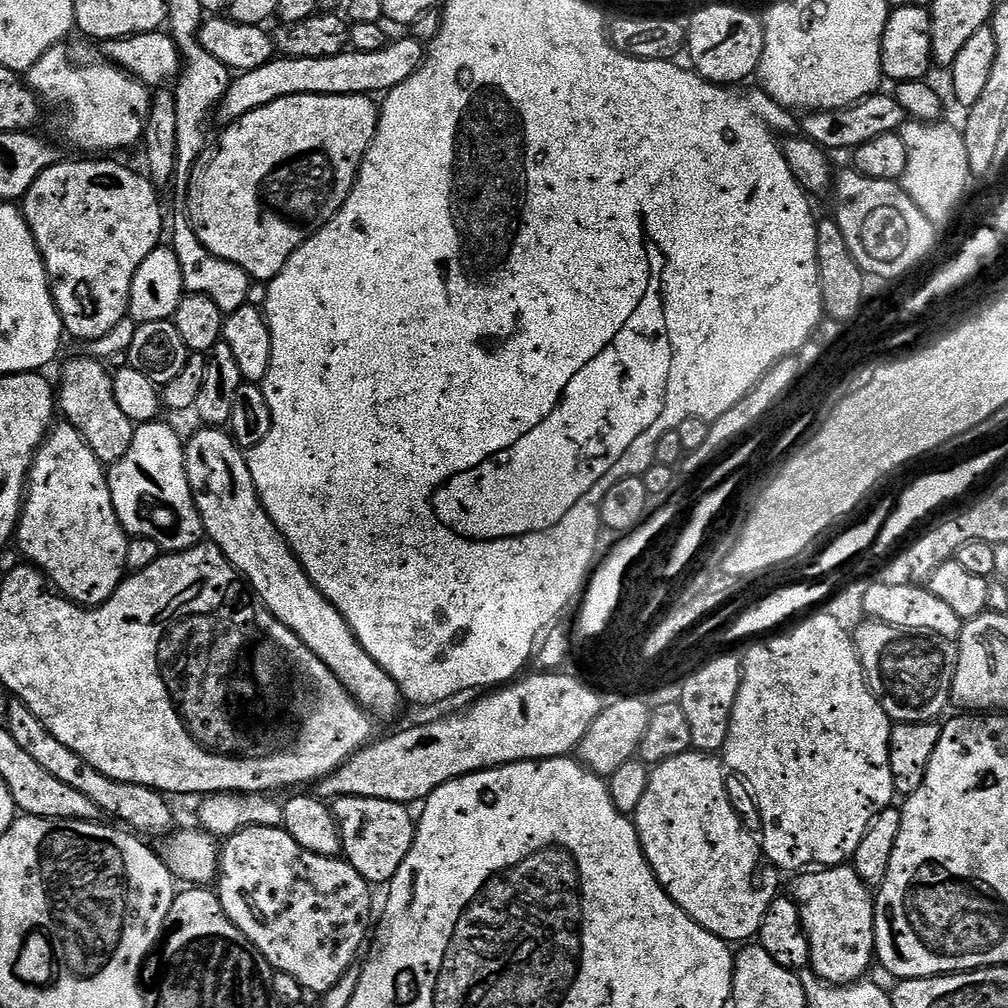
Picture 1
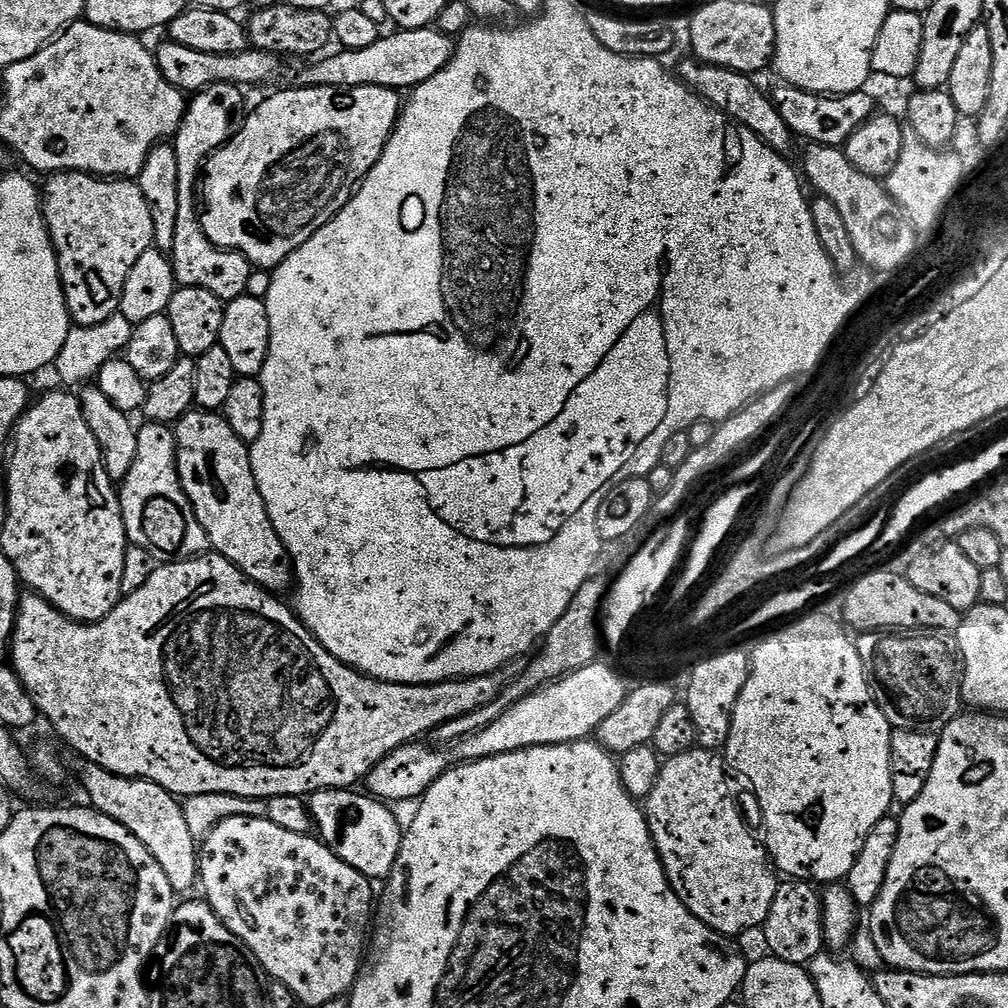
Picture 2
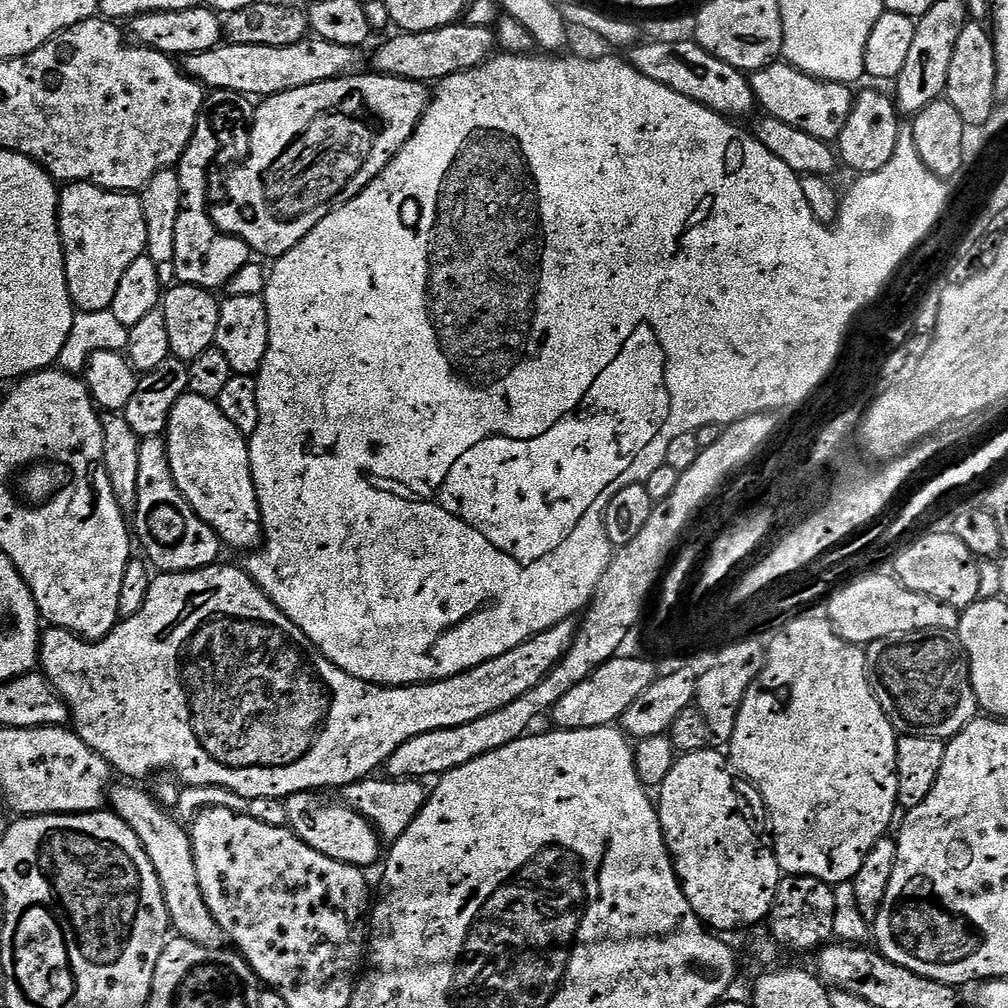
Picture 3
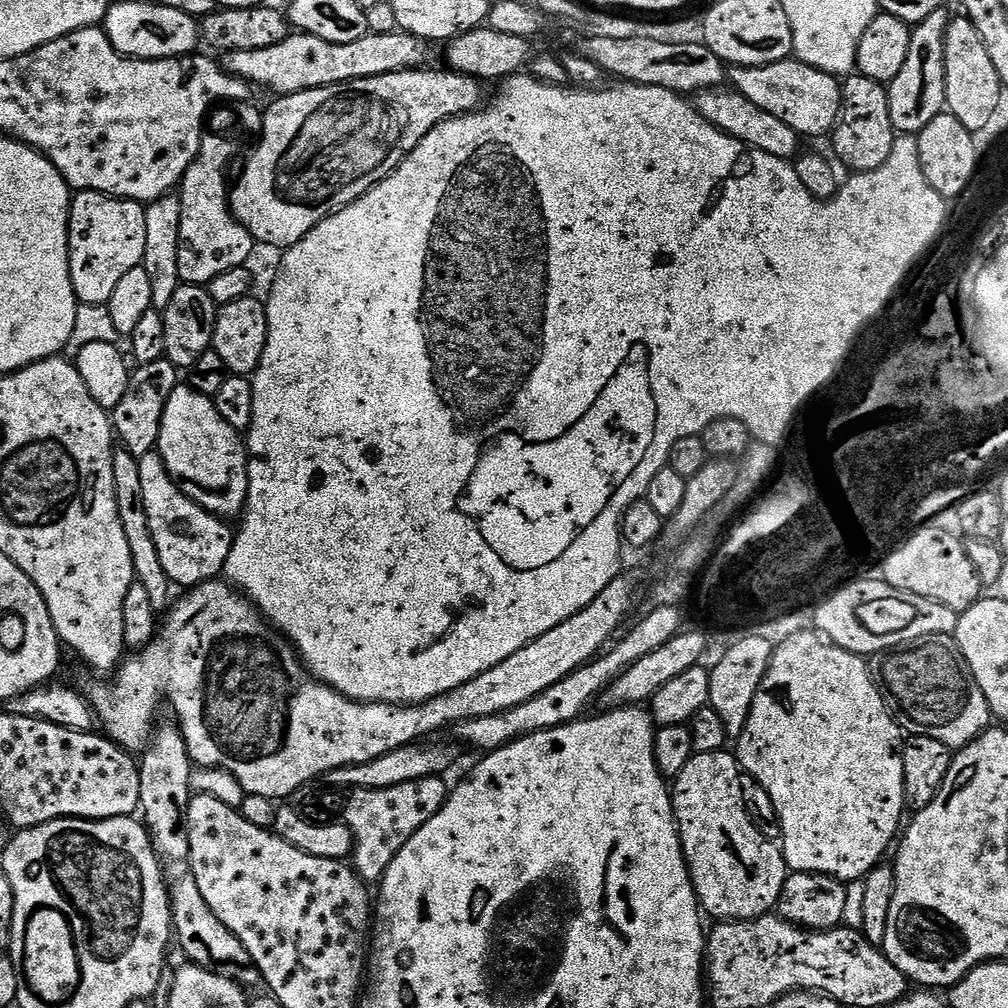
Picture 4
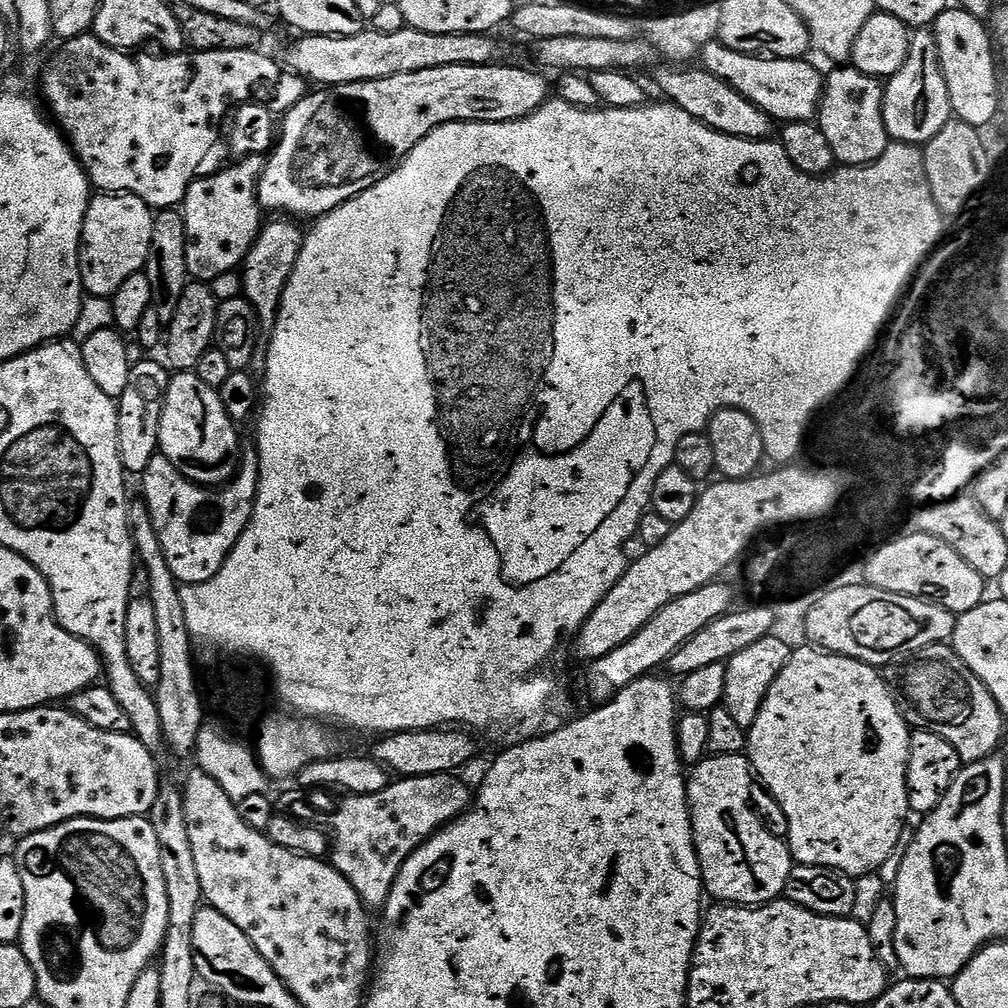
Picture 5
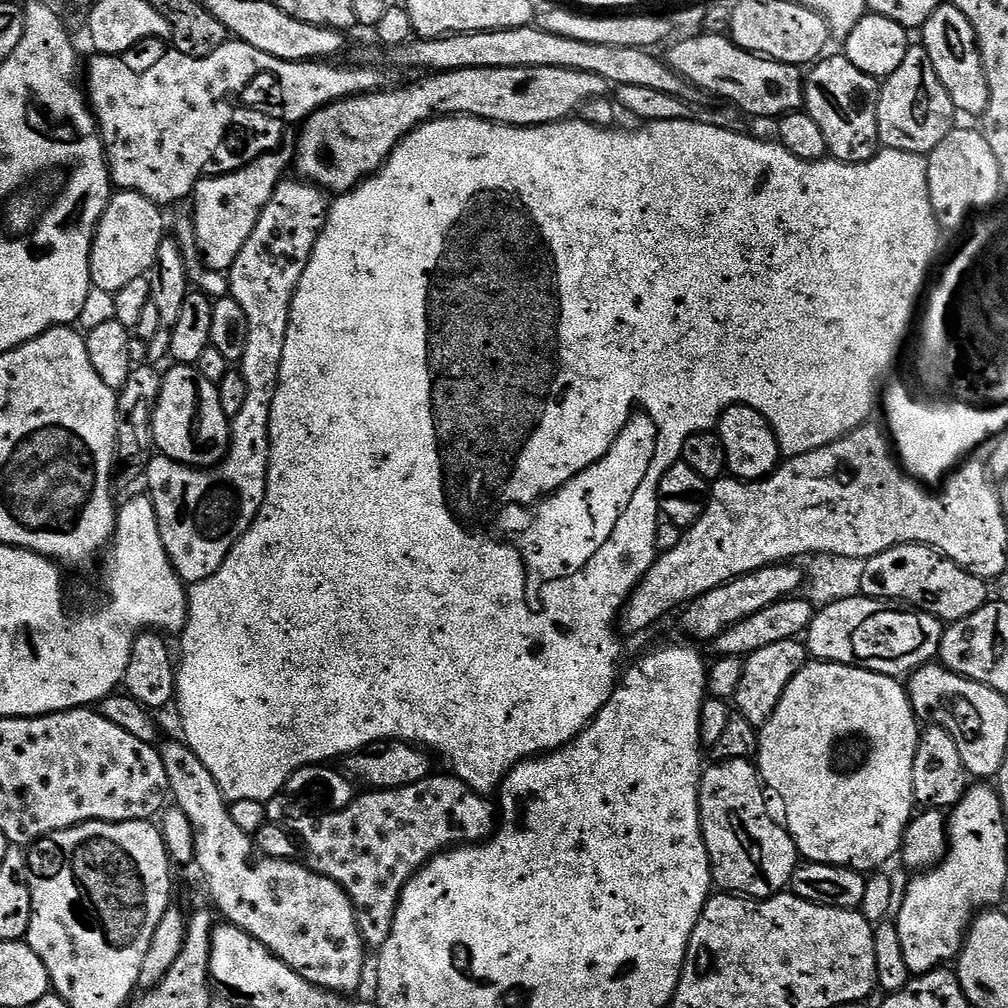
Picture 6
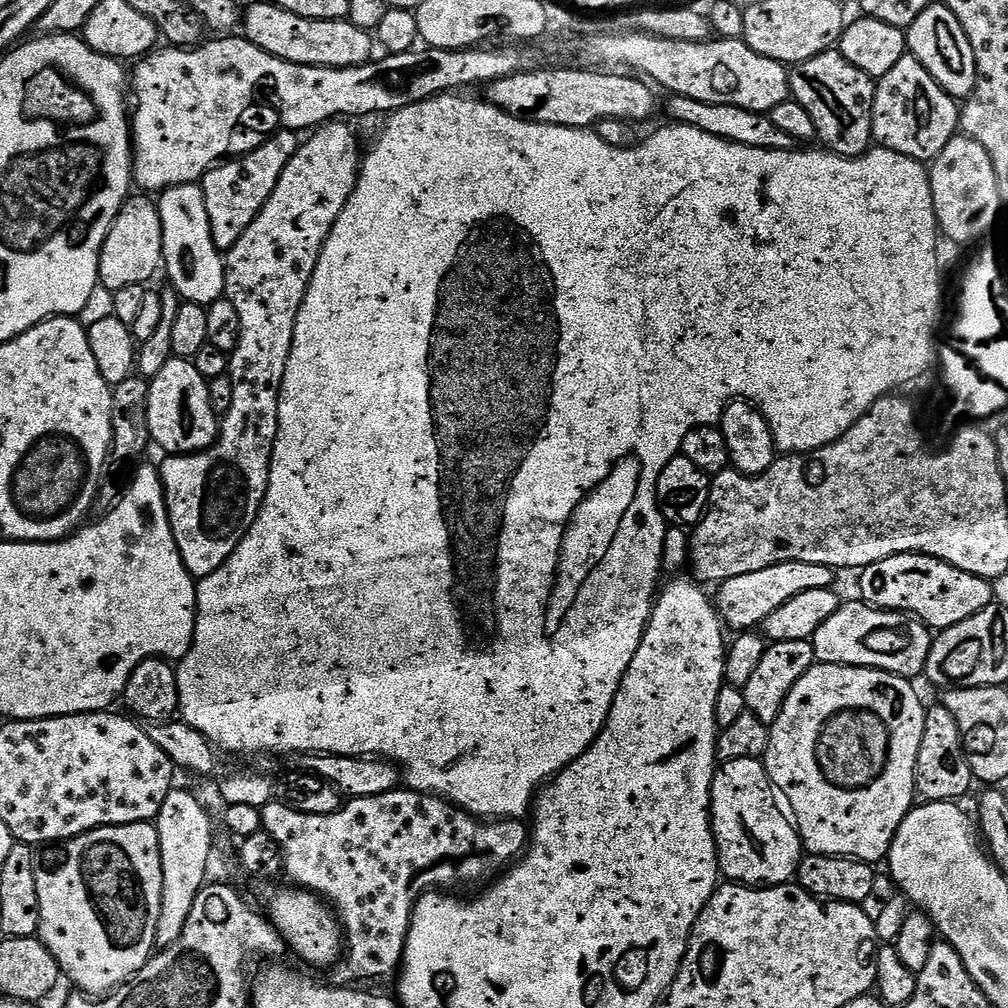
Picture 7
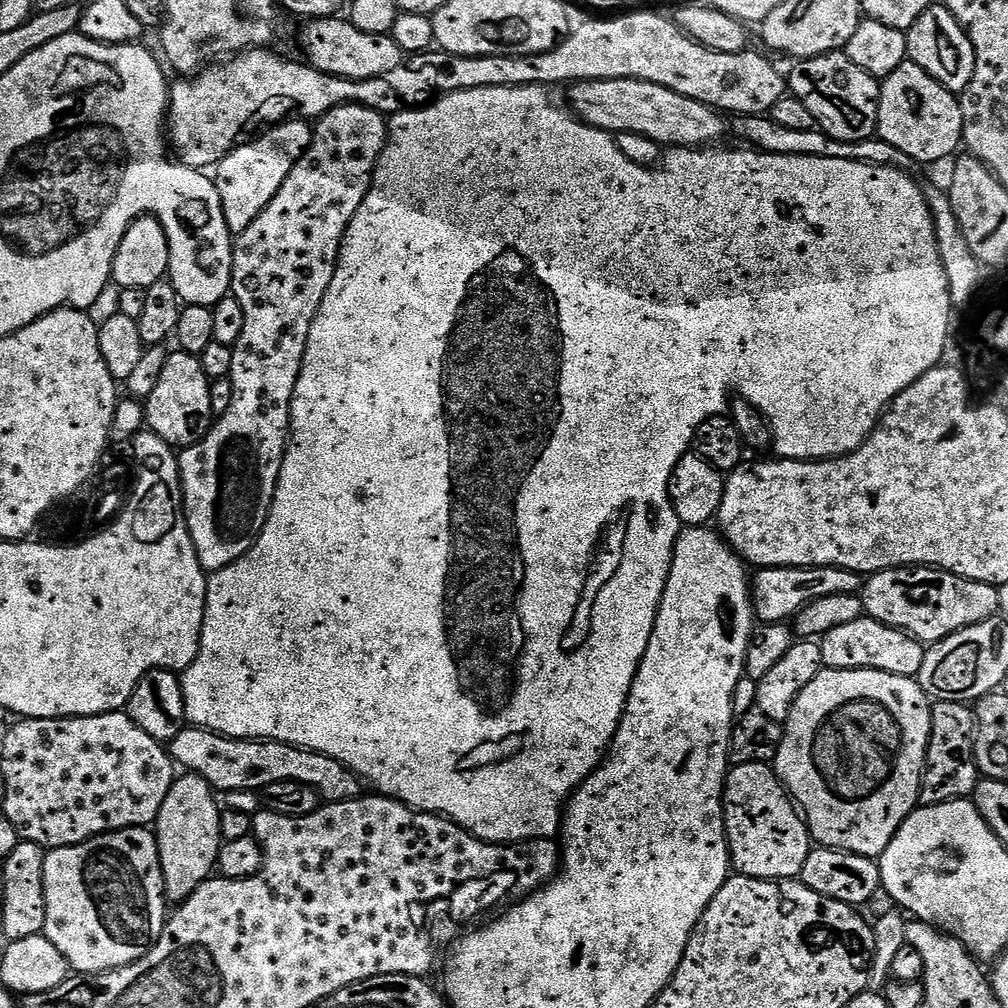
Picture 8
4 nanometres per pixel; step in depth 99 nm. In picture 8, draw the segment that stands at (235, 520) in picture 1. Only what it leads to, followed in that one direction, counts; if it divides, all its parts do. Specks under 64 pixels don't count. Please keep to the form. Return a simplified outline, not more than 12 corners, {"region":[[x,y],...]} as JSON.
{"region":[[169,351],[146,424],[173,449],[212,427],[198,356]]}

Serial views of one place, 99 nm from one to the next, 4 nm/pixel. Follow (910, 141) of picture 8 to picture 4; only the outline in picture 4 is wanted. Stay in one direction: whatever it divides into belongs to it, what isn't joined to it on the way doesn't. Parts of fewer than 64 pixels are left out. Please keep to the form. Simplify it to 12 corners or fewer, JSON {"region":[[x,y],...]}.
{"region":[[947,11],[912,28],[887,85],[890,122],[918,134],[945,111]]}

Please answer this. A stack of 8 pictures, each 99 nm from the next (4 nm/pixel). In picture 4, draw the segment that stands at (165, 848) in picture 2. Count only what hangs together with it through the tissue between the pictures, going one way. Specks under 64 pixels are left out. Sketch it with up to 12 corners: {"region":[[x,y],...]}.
{"region":[[191,874],[171,881],[175,943],[191,963],[261,983],[246,946]]}

